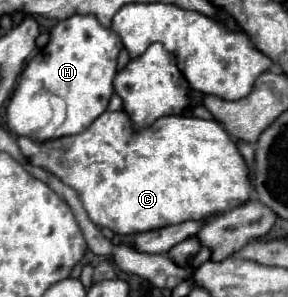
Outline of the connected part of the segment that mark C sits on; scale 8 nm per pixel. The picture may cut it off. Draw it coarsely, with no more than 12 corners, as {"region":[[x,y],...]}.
{"region":[[123,111],[19,137],[29,163],[119,235],[247,203],[217,121]]}

